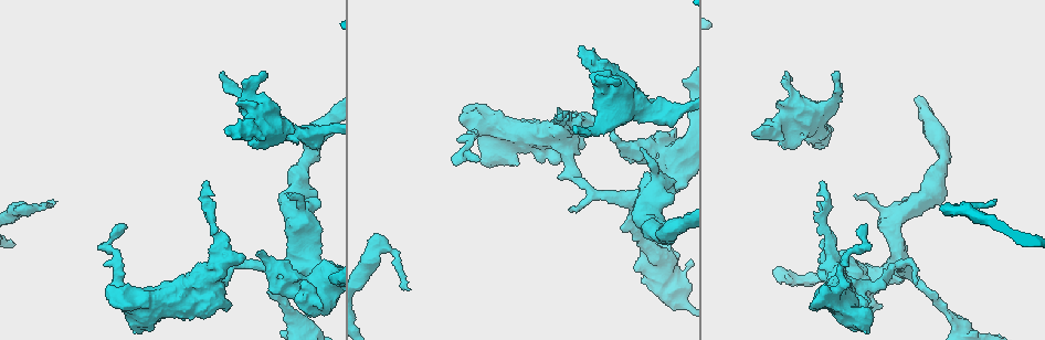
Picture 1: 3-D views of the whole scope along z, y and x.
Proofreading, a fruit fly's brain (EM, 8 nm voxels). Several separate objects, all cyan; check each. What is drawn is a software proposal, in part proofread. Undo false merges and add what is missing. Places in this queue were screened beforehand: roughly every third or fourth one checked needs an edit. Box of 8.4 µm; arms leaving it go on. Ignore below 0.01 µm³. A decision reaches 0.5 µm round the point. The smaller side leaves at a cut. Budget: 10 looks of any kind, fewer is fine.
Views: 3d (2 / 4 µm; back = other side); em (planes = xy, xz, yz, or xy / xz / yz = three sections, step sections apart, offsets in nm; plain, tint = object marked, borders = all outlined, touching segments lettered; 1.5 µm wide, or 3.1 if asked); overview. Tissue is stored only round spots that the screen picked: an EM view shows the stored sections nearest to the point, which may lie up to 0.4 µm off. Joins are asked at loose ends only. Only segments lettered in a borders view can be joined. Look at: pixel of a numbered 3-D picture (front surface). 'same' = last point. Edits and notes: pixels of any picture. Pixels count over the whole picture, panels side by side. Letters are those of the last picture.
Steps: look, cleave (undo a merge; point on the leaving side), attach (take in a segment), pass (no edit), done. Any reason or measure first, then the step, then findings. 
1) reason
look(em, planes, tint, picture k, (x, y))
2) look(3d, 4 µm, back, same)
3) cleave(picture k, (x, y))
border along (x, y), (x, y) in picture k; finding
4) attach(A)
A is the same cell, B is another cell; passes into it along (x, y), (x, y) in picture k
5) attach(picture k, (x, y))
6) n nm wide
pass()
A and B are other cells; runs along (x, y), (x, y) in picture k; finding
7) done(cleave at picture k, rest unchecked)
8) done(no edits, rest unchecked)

free end
look(3d, 2 µm, back, picture 1, (286, 194))

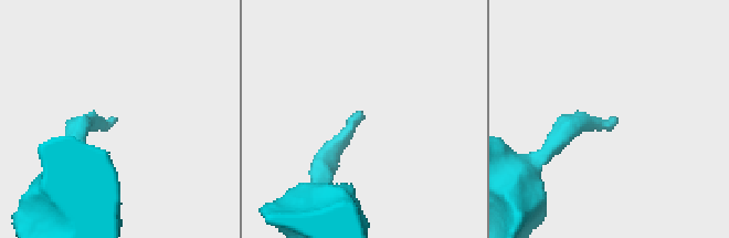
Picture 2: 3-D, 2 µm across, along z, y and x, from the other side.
now the EM
look(em, yz, step 4, tint, picture 2, (362, 114))

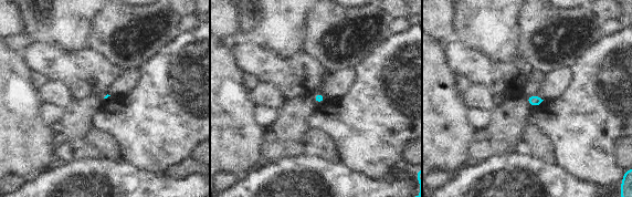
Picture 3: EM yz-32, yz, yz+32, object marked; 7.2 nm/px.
look(em, planes, borders, same)

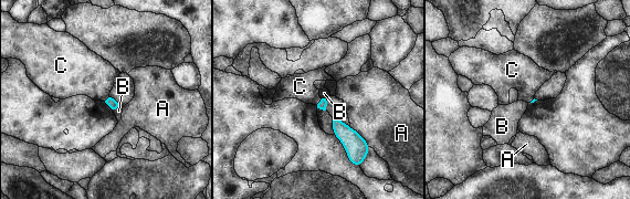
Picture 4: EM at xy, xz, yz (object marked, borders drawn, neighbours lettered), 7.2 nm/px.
pass()
A, B and C are other cells; border along (322, 98), (316, 104) in picture 4; no lettered segment goes on from it

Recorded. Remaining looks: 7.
free end
look(em, xz, step 4, borders, picture 1, (834, 72))

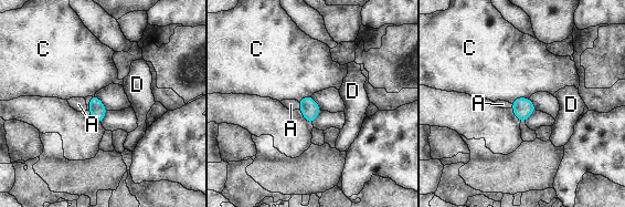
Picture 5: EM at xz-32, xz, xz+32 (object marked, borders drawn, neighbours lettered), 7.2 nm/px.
attach(A)
A is the same cell, C and D are other cells; passes into it along (309, 109), (299, 105), (290, 104) in picture 5; it goes on there

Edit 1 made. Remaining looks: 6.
redraw
look(overview)

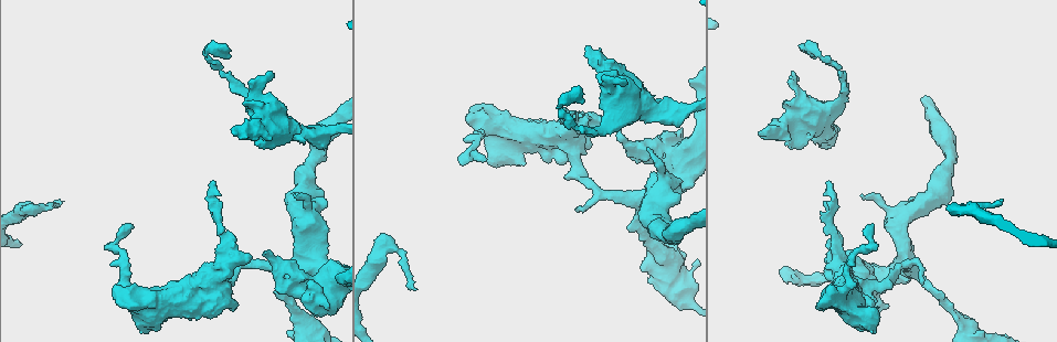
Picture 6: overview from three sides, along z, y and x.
look(em, planes, borders, picture 6, (212, 182))

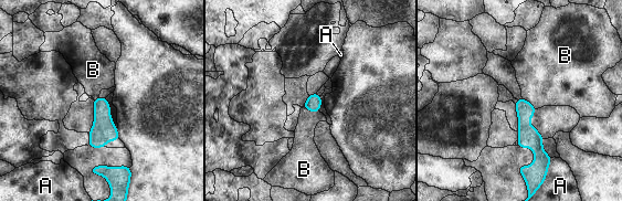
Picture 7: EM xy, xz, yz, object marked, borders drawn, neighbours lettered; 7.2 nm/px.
120 nm wide
pass()
A and B are other cells; border along (302, 107), (319, 113) in picture 7; none of them fits

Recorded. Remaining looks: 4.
abrupt turn
look(em, planes, borders, picture 6, (867, 240))

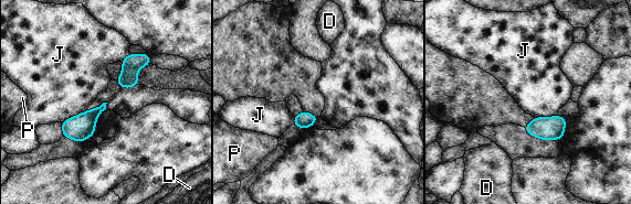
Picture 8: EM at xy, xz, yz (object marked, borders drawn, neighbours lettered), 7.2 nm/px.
pass()
D, J and P are other cells; one neuron here

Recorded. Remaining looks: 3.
done(attach at picture 5, rest unchecked)

